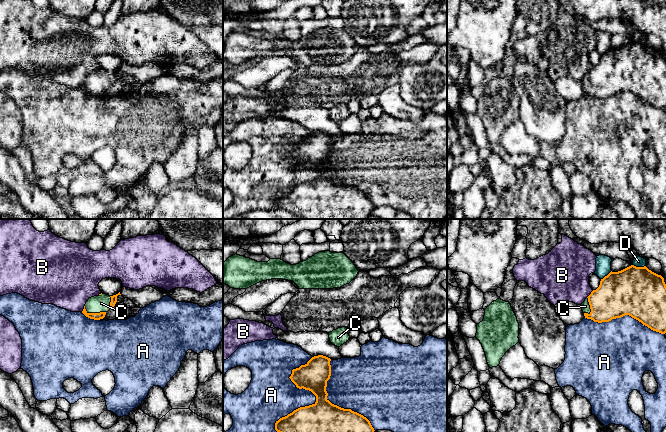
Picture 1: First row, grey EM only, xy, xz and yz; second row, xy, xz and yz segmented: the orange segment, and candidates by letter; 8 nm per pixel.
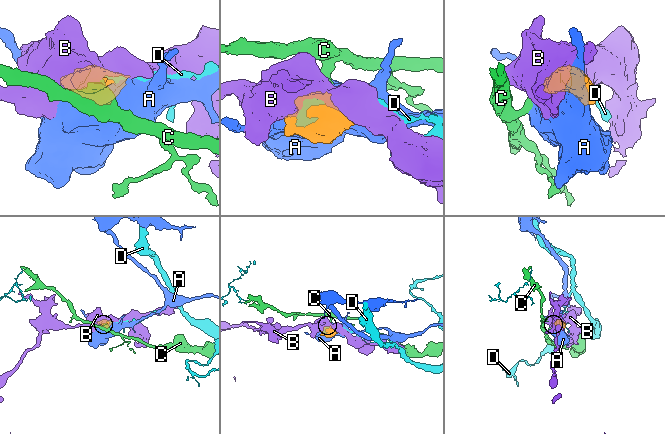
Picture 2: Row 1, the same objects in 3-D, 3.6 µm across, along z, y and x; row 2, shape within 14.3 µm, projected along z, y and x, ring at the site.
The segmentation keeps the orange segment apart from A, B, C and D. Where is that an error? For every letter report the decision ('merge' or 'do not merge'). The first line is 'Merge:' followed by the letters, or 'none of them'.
Merge: C
A: do not merge
B: do not merge
C: merge
D: do not merge

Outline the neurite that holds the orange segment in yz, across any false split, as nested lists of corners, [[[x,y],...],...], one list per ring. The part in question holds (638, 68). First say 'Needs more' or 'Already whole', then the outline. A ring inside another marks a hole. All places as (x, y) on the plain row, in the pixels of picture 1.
Needs more. [[[646,42],[610,48],[581,80],[585,94],[609,98],[629,91],[661,110],[666,109],[666,60]]]

